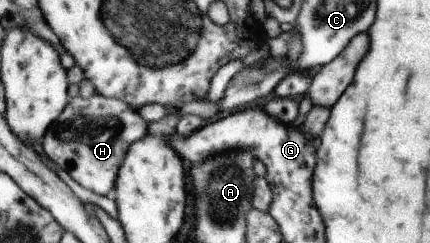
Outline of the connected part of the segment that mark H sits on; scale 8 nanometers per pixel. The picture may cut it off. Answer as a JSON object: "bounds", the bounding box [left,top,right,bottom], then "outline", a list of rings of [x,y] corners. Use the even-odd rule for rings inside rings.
{"bounds":[40,92,148,196],"outline":[[[96,92],[88,99],[79,95],[70,99],[70,105],[65,107],[40,142],[45,155],[74,181],[106,196],[116,186],[129,147],[148,134],[148,124],[140,117],[137,108],[130,107],[121,99],[107,98]]]}

